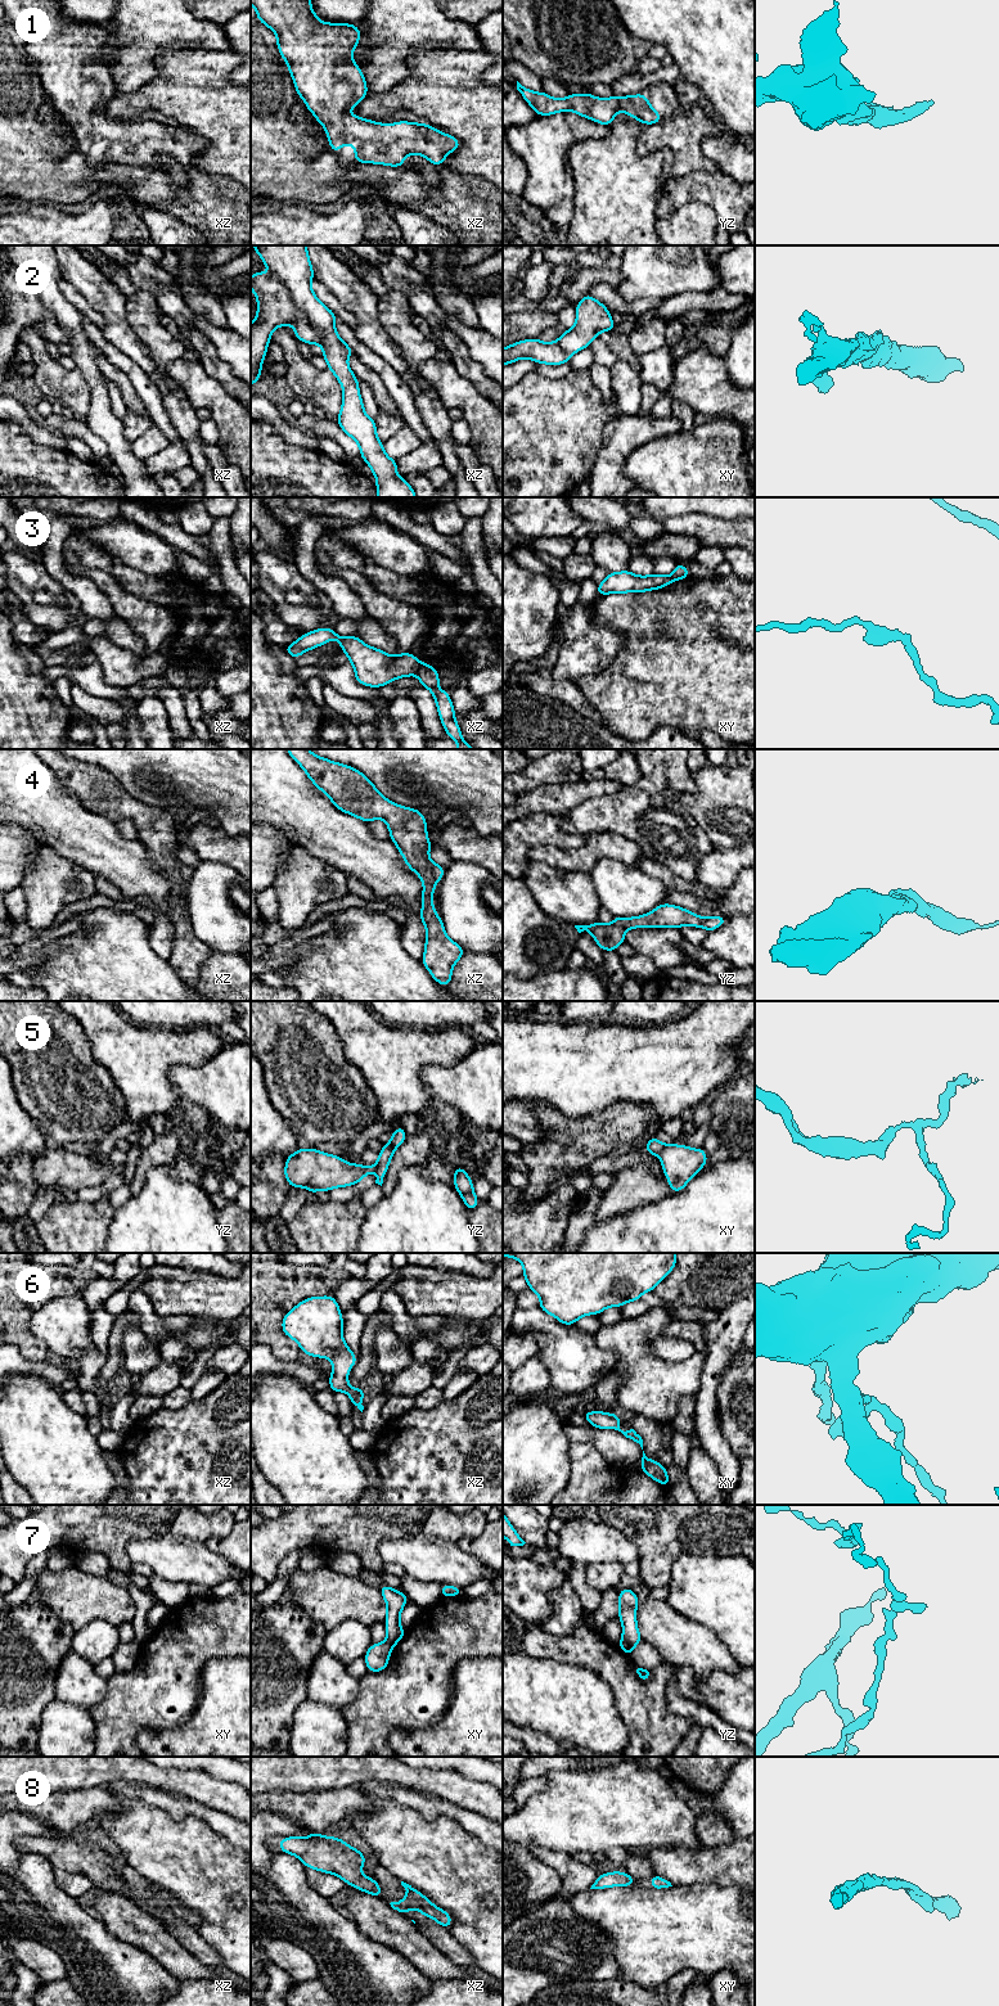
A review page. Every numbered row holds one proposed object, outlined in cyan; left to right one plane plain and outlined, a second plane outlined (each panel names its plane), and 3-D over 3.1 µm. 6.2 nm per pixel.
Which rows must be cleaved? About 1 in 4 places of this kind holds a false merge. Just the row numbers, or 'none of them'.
2, 3, 5, 7

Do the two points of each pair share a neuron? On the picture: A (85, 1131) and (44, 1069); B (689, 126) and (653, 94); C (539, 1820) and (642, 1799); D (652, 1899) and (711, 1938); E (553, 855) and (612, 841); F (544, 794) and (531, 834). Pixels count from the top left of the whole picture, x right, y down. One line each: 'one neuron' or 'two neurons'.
A: one neuron
B: two neurons
C: one neuron
D: one neuron
E: one neuron
F: two neurons

